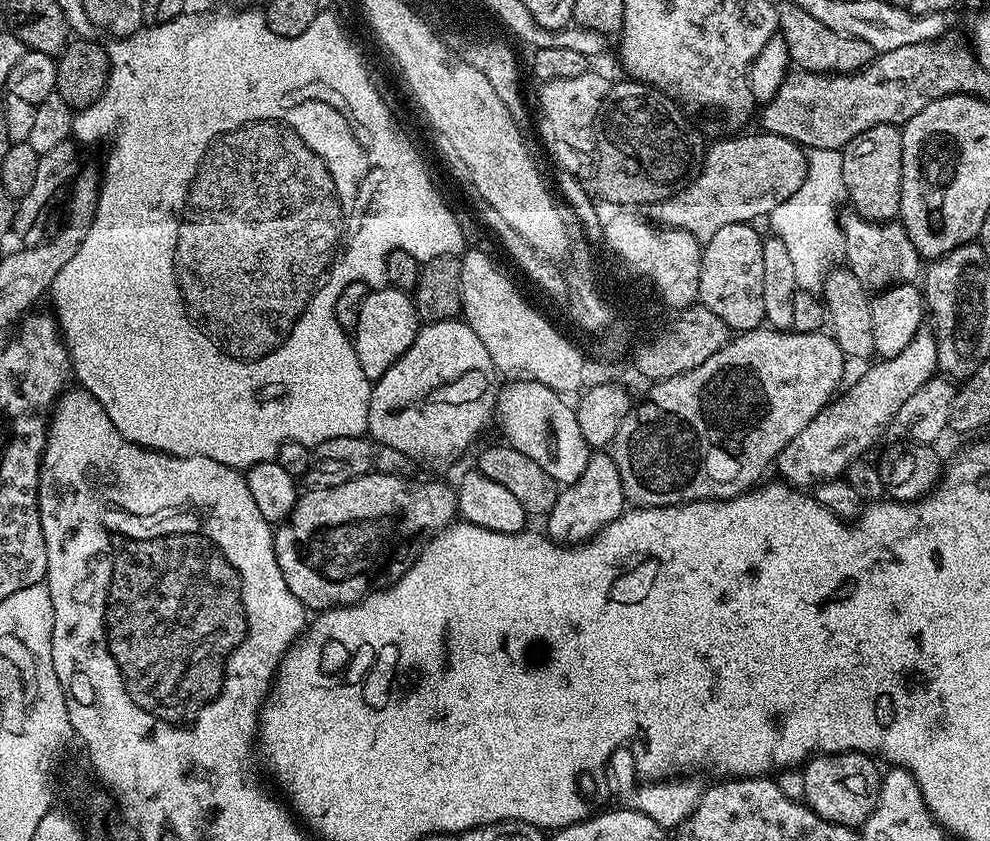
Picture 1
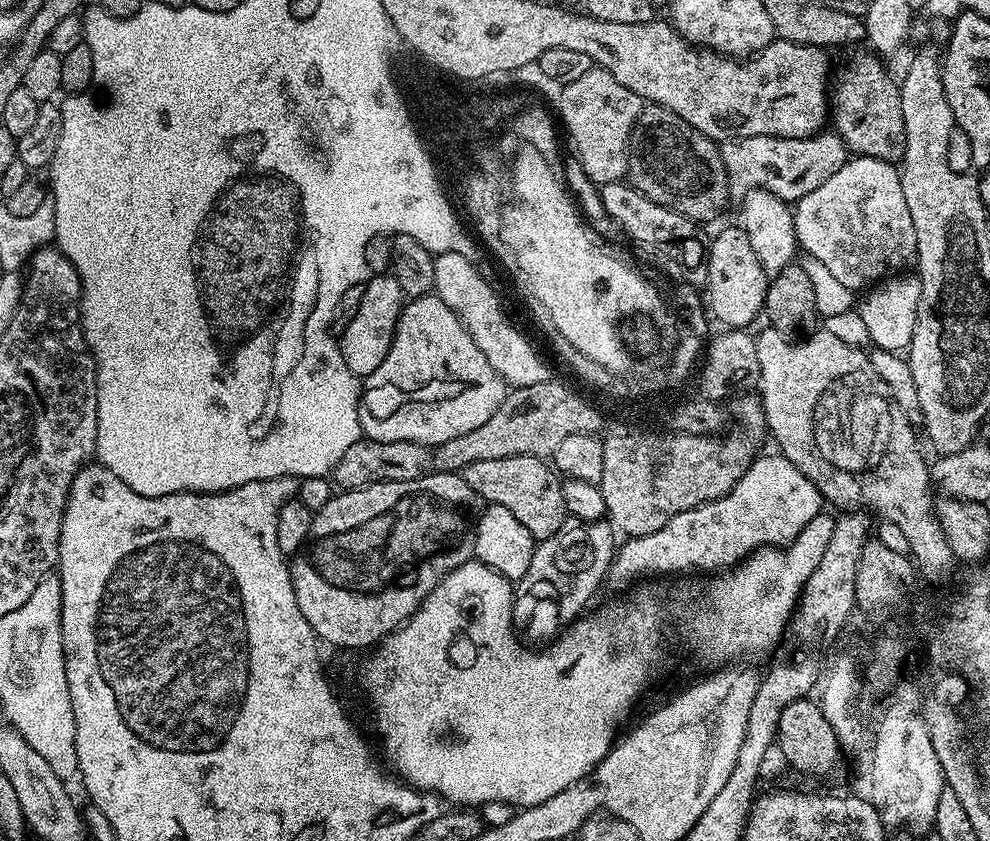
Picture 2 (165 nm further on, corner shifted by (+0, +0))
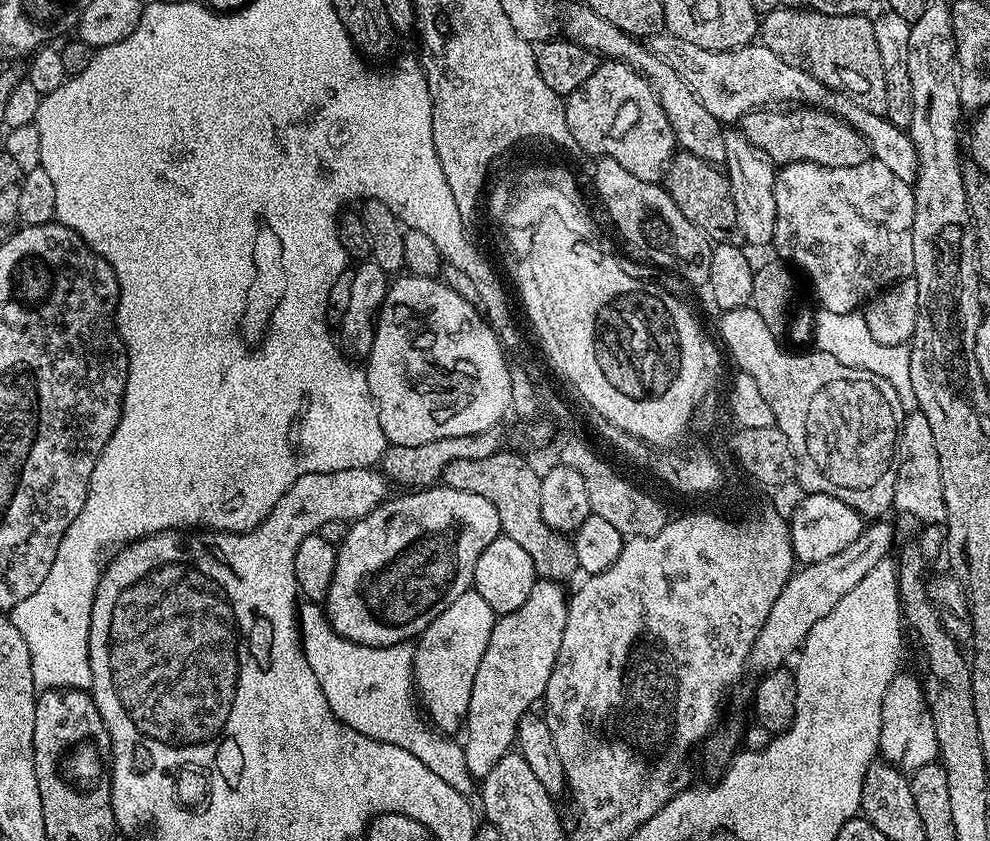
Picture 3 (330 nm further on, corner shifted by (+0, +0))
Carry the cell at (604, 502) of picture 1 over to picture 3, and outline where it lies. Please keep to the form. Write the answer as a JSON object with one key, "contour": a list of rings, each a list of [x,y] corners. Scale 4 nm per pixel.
{"contour":[[[537,579],[534,590],[530,590],[530,598],[526,598],[526,602],[518,606],[518,610],[499,617],[490,630],[490,642],[486,646],[486,654],[482,654],[482,662],[478,662],[478,670],[474,674],[474,686],[470,690],[470,706],[462,725],[462,733],[464,732],[462,747],[466,766],[473,781],[484,781],[486,774],[494,770],[498,758],[513,751],[518,722],[544,699],[546,682],[550,682],[558,650],[562,647],[562,630],[566,630],[569,597],[566,592],[564,596],[564,588],[563,583]]]}

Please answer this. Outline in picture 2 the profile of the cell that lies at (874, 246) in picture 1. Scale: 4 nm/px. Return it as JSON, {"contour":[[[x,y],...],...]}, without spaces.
{"contour":[[[869,156],[848,159],[837,172],[826,178],[826,182],[822,182],[822,186],[818,186],[818,190],[795,201],[792,217],[799,251],[805,257],[822,262],[822,266],[826,266],[826,270],[830,270],[830,274],[847,288],[867,289],[907,269],[904,267],[916,259],[914,222],[906,207],[906,194],[902,194],[900,170],[895,163]]]}

